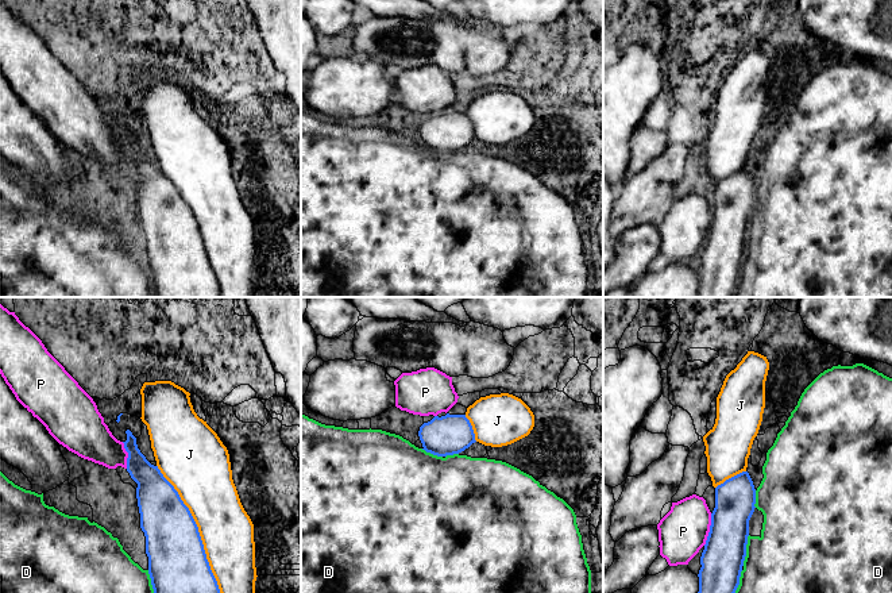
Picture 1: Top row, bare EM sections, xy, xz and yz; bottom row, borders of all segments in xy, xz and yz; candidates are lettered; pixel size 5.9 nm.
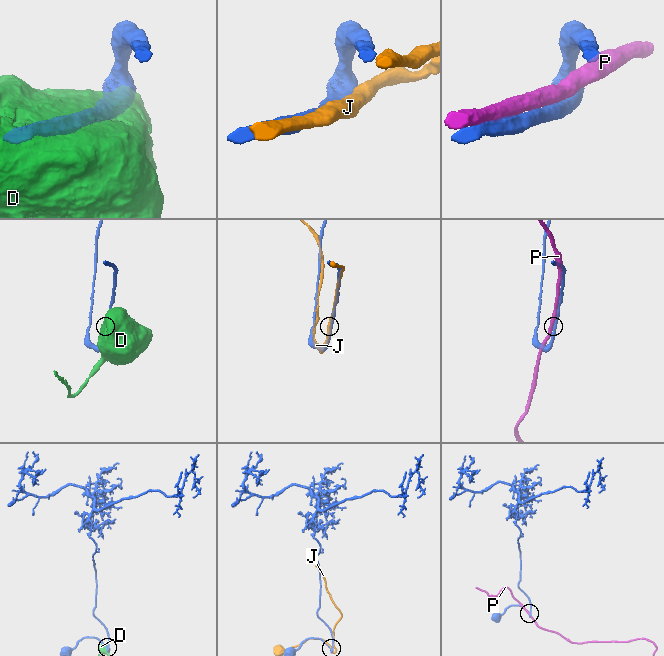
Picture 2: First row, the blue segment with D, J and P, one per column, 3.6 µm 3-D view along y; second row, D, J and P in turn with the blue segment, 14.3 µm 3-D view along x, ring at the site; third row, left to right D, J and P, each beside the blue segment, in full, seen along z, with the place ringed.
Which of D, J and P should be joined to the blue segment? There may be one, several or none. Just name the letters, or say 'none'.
none

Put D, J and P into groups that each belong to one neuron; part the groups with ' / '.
D / J / P

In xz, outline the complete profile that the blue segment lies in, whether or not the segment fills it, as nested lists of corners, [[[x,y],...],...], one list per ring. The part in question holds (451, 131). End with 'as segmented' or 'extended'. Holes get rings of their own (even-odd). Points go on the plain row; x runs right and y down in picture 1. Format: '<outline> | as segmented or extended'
[[[466,112],[435,113],[418,128],[422,147],[437,154],[453,153],[475,140],[475,131]]] | as segmented

